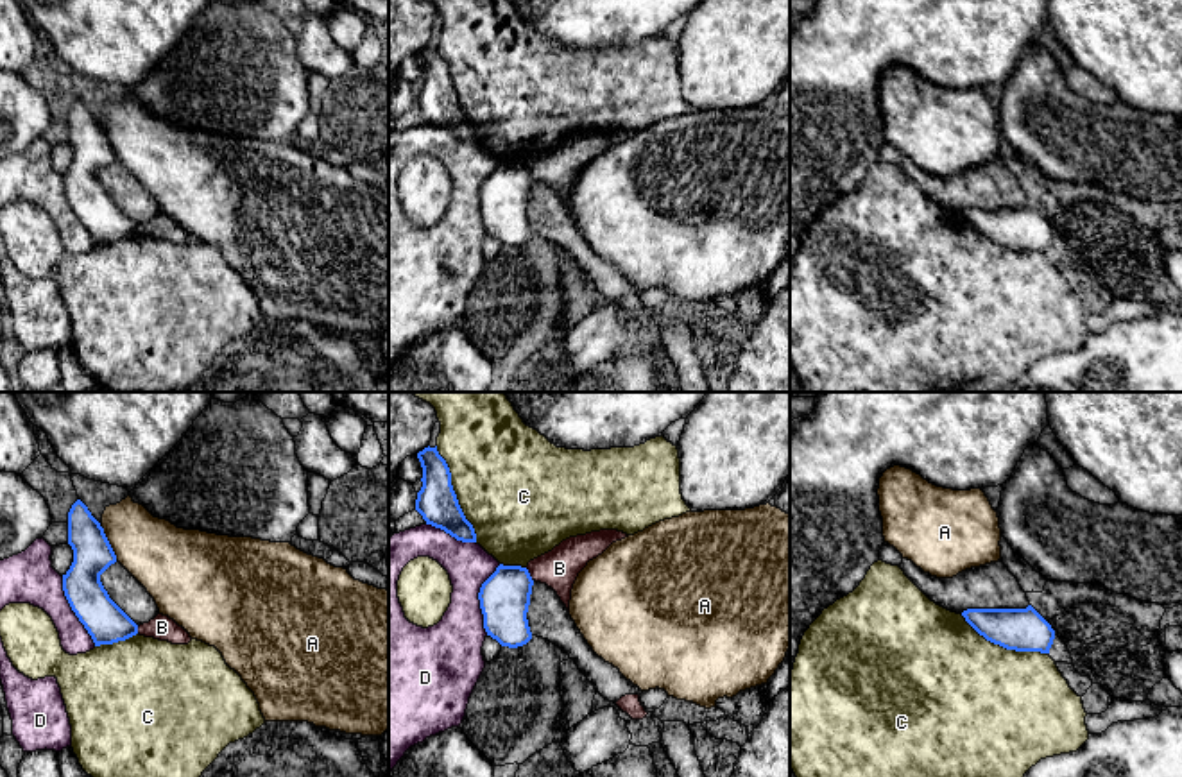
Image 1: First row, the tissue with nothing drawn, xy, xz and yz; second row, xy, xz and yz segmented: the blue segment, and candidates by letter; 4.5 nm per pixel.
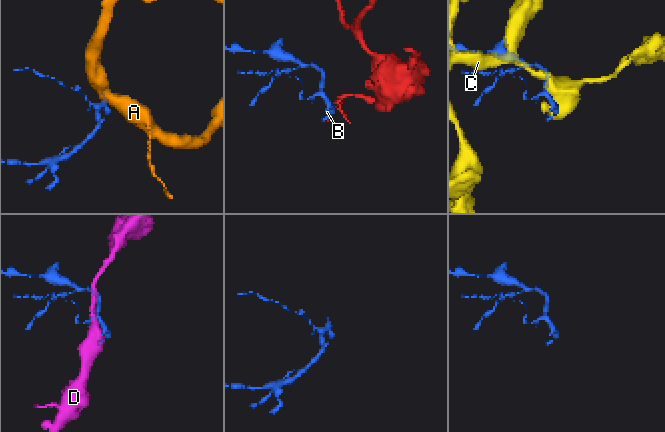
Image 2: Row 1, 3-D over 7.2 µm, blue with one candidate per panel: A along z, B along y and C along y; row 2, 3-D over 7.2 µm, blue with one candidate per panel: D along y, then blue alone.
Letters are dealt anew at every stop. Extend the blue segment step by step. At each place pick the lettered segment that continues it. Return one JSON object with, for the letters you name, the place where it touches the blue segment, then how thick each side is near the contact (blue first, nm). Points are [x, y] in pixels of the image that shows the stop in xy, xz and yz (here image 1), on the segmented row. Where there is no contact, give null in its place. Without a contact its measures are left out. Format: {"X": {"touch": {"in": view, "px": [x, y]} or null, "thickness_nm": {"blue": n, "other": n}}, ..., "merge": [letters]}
{"merge": []}

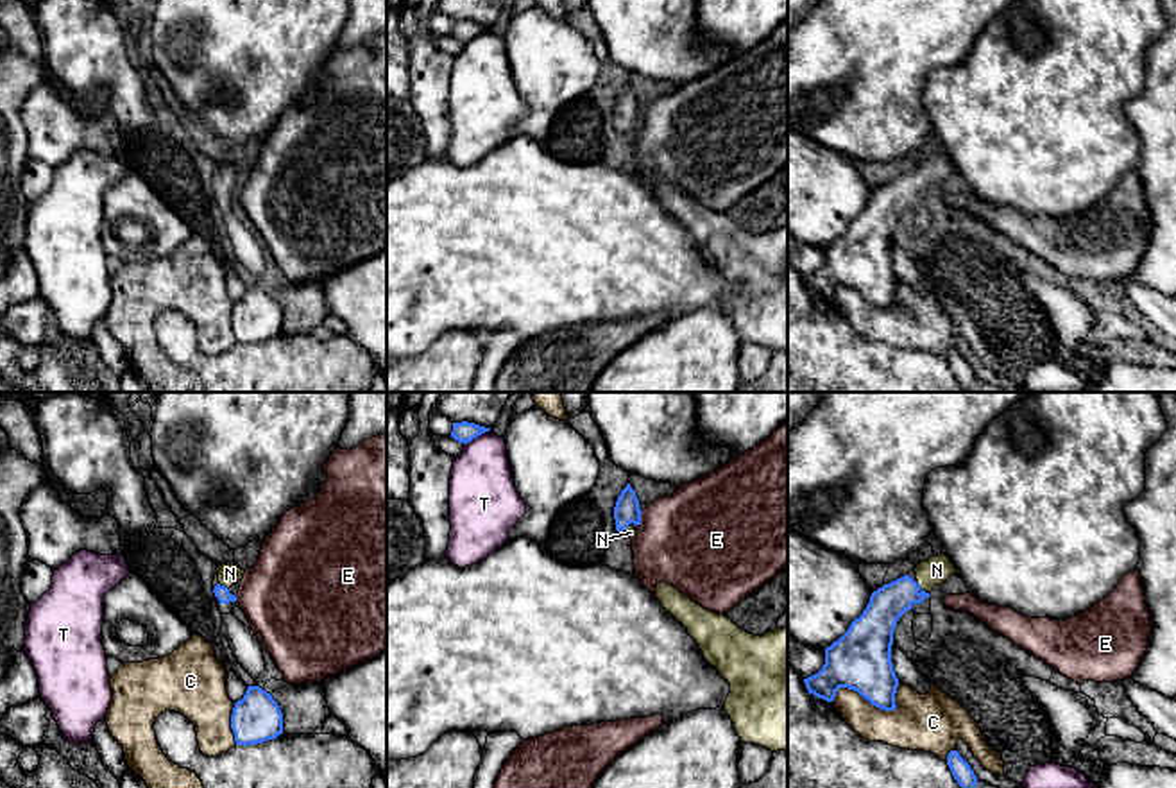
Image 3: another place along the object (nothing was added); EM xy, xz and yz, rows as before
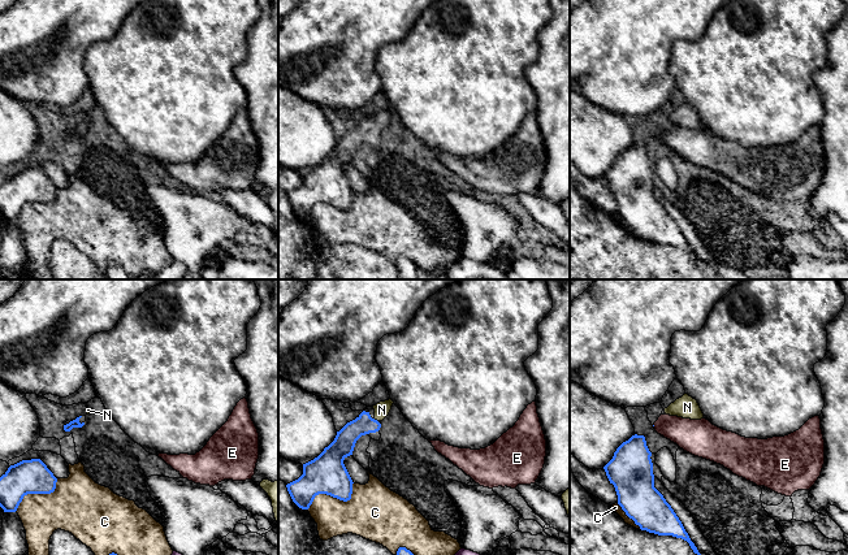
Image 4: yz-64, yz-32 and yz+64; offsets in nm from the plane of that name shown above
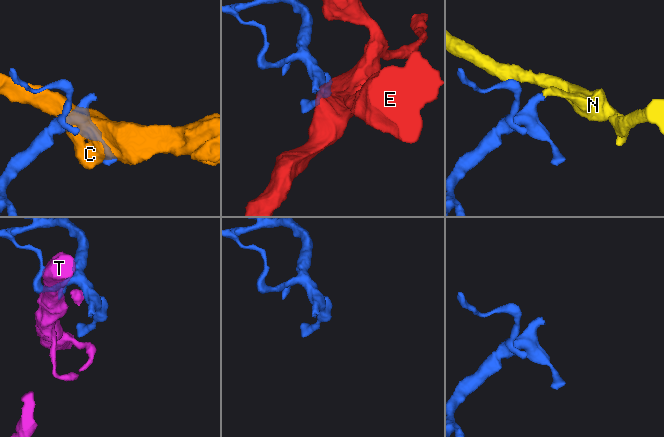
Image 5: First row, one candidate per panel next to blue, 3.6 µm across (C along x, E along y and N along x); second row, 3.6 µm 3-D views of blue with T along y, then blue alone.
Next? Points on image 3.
{"N": {"touch": {"in": "yz", "px": [920, 590]}, "thickness_nm": {"blue": 160, "other": 120}}, "merge": ["N"]}

